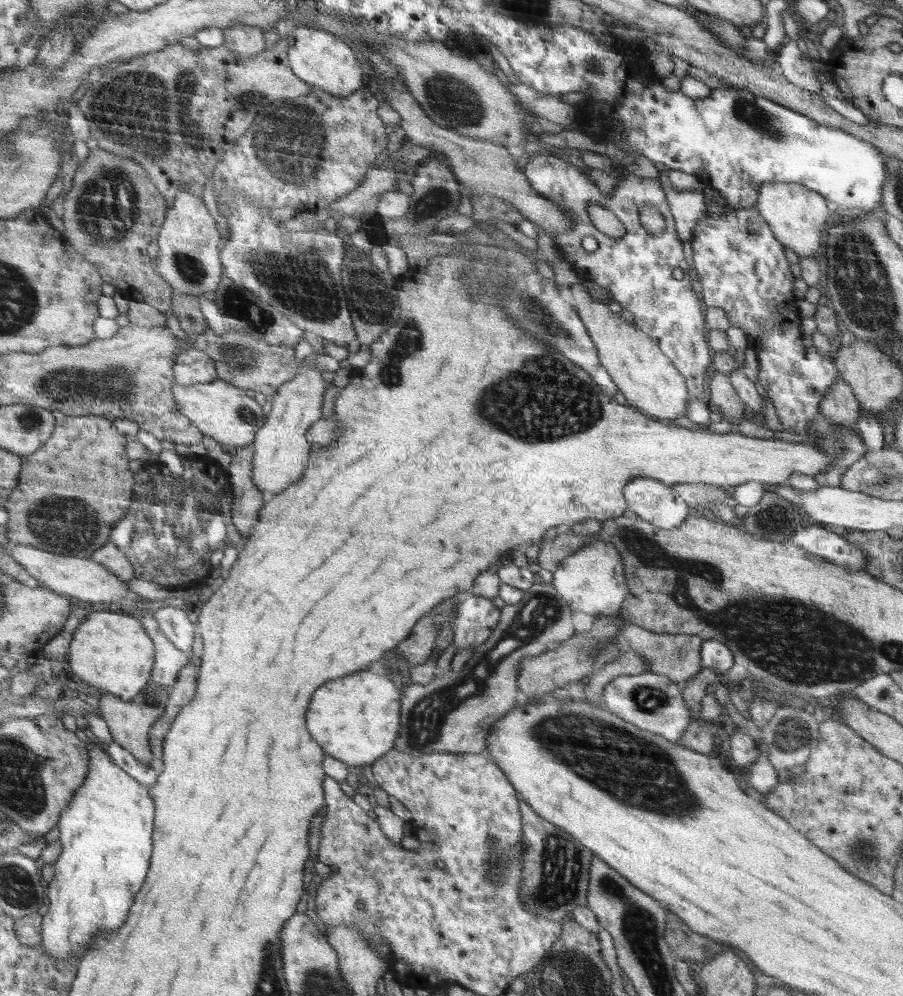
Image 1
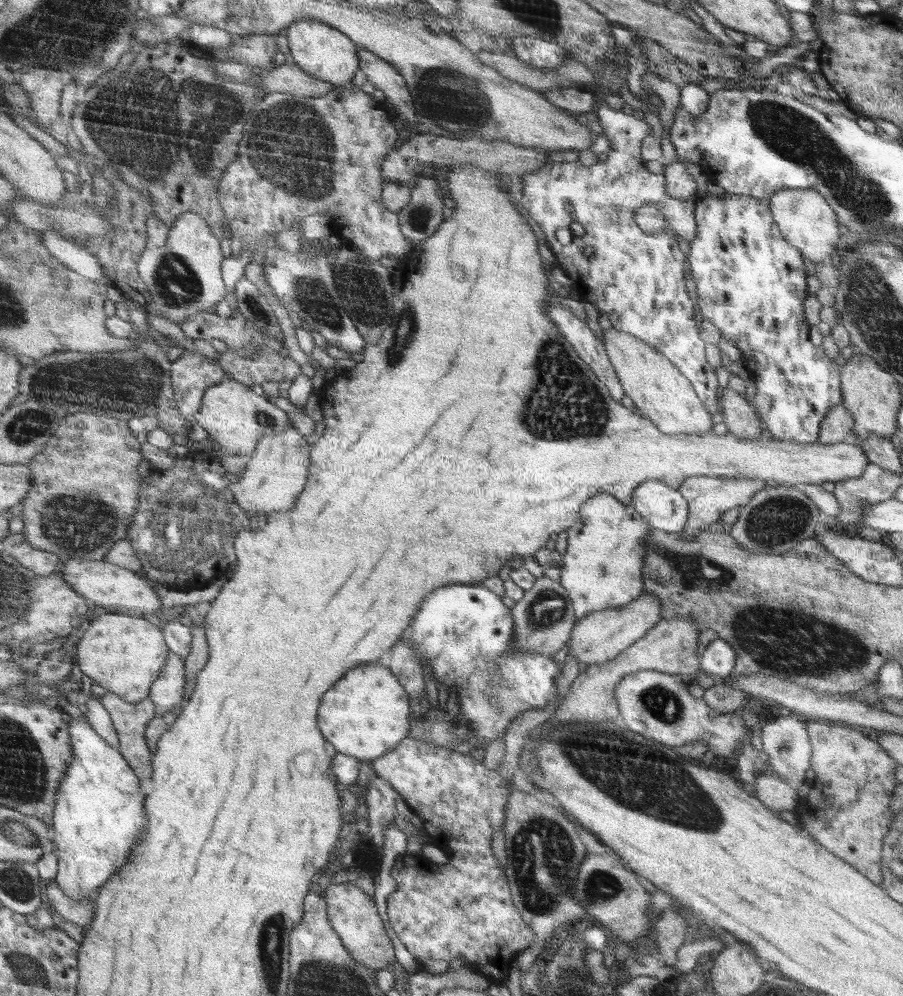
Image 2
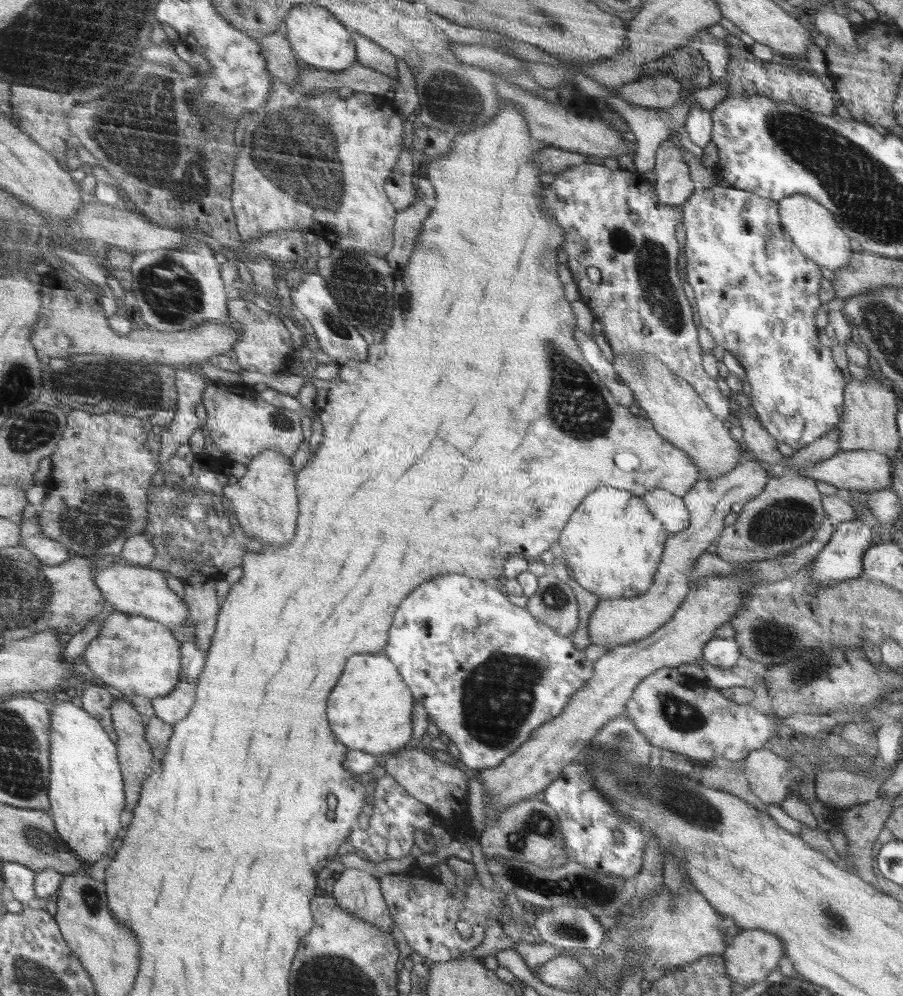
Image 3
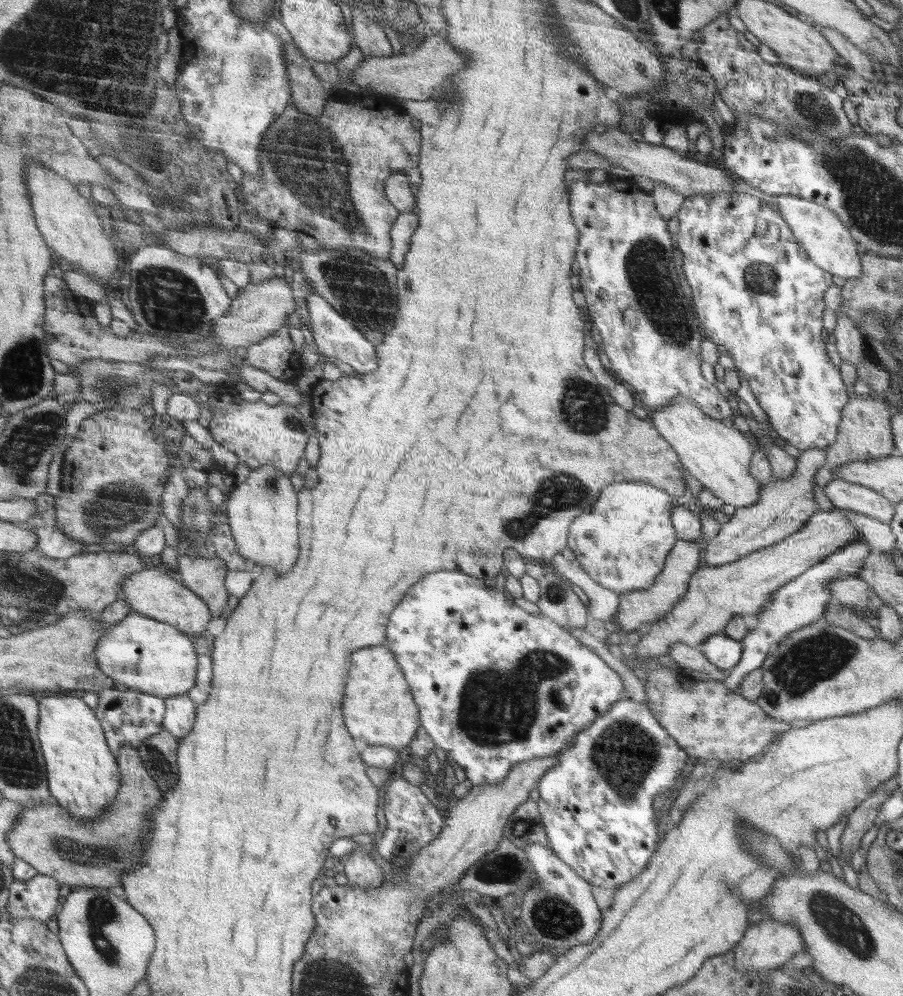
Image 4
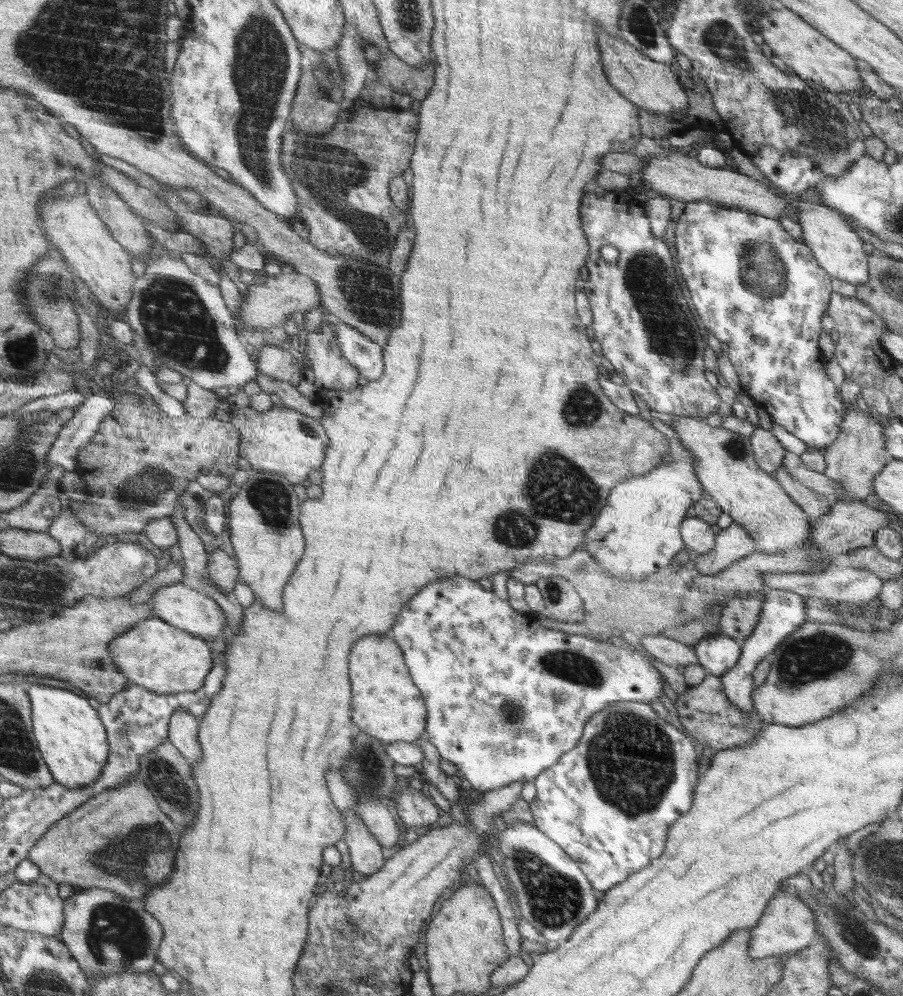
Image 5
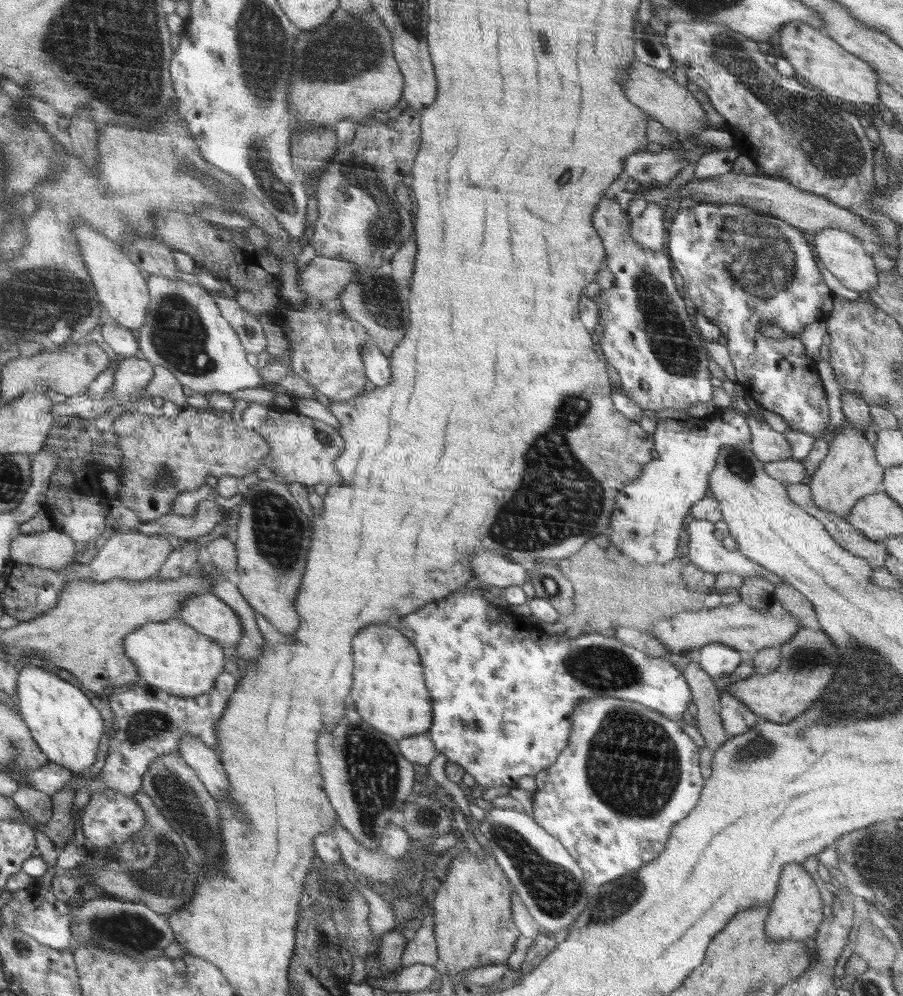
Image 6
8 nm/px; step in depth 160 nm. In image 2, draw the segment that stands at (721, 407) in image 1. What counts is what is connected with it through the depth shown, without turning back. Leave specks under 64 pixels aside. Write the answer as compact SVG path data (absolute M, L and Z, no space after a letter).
M729 386L722 391L723 422L733 435L741 439L760 439L763 422L754 406L745 396L738 394Z

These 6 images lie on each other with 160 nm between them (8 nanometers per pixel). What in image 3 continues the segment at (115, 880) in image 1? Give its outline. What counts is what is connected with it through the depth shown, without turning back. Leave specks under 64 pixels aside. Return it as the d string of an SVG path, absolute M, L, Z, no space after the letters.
M53 698L54 711L50 715L50 757L51 771L49 776L48 796L50 812L56 824L57 833L83 864L95 864L104 860L111 852L113 842L119 838L122 829L122 814L126 810L125 779L123 778L117 746L114 745L100 722L74 706L72 702L62 702Z

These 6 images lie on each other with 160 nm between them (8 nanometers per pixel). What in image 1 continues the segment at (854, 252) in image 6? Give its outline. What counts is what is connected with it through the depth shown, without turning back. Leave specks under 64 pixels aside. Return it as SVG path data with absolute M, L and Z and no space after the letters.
M767 182L762 184L760 192L754 208L769 224L777 240L794 250L800 257L812 256L822 246L820 234L824 230L824 224L828 224L826 200L818 194L818 191L814 192L807 186L795 182Z

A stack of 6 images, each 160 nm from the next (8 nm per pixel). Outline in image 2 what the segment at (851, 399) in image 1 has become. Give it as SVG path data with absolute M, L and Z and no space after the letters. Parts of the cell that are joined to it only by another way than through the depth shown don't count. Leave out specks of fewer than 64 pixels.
M834 405L821 422L817 442L825 445L847 442L854 425L855 418L849 410L844 405Z

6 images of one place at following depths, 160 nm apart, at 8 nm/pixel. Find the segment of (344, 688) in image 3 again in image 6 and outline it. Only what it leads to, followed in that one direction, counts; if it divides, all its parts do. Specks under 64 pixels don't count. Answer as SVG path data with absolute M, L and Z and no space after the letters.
M375 622L359 630L354 647L354 694L358 714L380 732L401 739L421 734L432 724L432 699L428 695L424 672L416 647L396 628Z

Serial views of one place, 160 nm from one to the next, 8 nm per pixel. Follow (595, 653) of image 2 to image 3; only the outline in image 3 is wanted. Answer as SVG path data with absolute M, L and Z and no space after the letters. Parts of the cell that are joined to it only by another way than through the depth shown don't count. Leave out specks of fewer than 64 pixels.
M748 457L720 478L699 480L693 489L682 496L684 504L689 510L691 524L682 532L671 533L665 542L664 556L661 558L660 568L653 578L653 585L643 595L633 598L600 600L588 622L590 644L601 644L611 650L637 640L643 640L665 625L690 592L688 580L694 563L706 550L713 549L716 538L724 532L724 517L732 512L730 510L732 504L753 500L762 490L765 490L772 473L762 462Z

